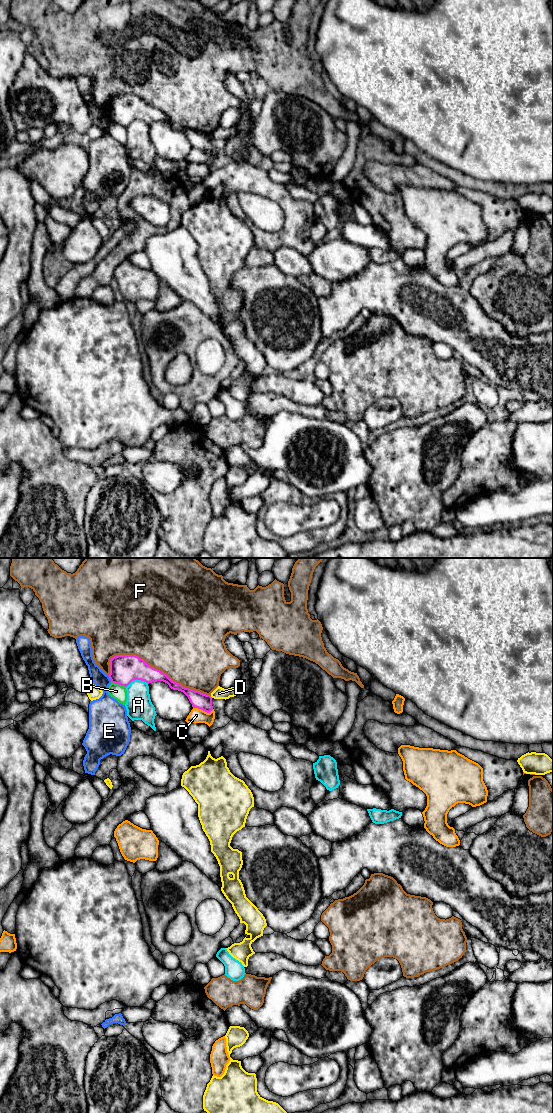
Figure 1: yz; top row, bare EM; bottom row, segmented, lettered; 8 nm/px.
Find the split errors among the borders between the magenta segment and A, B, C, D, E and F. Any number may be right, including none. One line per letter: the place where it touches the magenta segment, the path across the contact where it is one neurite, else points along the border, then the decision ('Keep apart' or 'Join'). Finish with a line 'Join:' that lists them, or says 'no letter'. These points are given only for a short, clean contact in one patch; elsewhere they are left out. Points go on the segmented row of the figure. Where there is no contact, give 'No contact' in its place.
A: Touches magenta at yz (137, 679). Keep apart
B: Touches magenta at yz (118, 683). Boundary: yz (111, 681), (125, 687). Keep apart
C: Touches magenta at yz (203, 710). Keep apart
D: Touches magenta at yz (210, 696). Keep apart
E: Touches magenta at yz (110, 679). Keep apart
F: Touches magenta at yz (159, 670). Keep apart
Join: no letter

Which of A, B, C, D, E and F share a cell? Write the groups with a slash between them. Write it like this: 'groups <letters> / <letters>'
groups A / B / C / D / E / F

